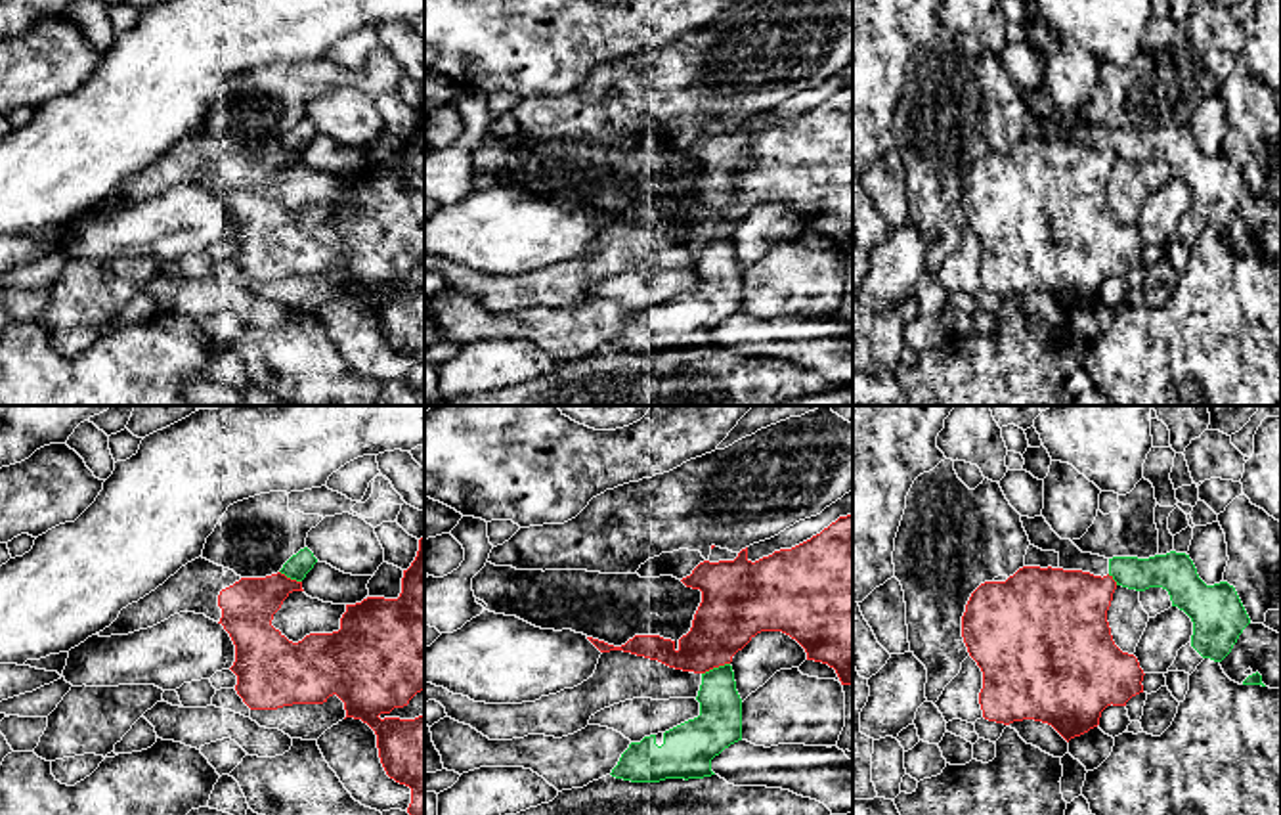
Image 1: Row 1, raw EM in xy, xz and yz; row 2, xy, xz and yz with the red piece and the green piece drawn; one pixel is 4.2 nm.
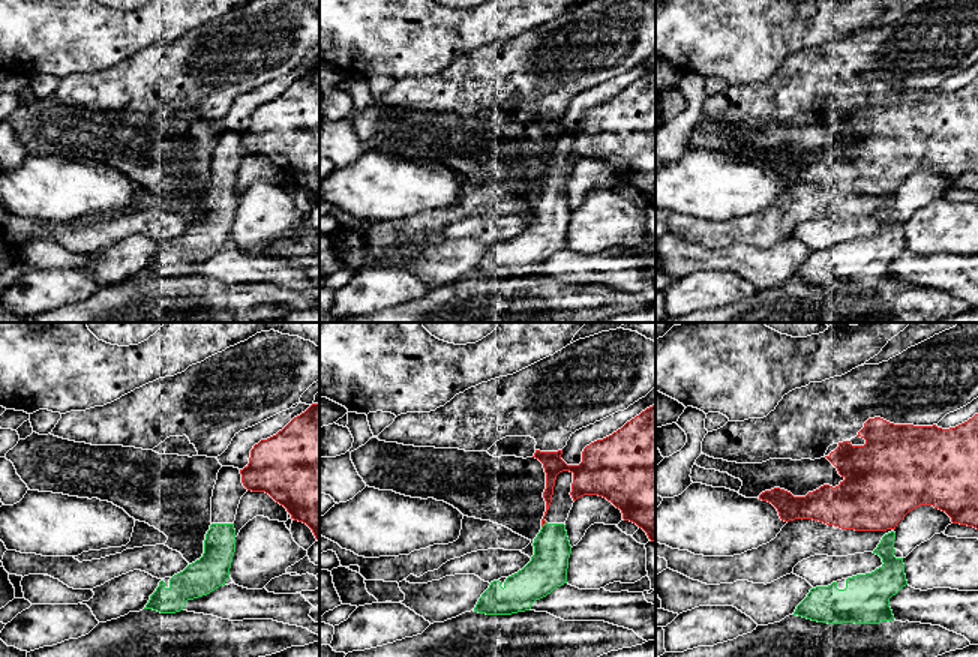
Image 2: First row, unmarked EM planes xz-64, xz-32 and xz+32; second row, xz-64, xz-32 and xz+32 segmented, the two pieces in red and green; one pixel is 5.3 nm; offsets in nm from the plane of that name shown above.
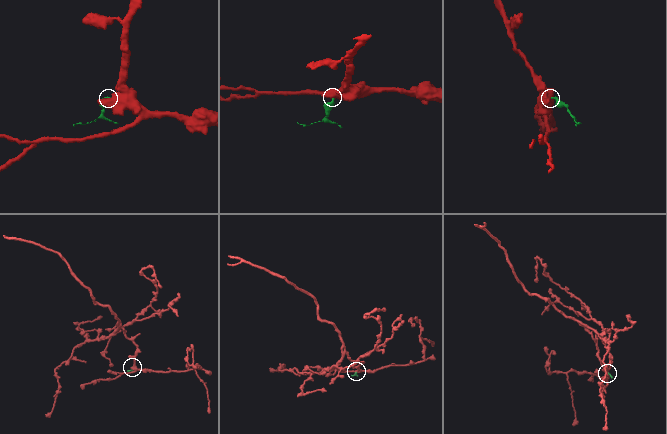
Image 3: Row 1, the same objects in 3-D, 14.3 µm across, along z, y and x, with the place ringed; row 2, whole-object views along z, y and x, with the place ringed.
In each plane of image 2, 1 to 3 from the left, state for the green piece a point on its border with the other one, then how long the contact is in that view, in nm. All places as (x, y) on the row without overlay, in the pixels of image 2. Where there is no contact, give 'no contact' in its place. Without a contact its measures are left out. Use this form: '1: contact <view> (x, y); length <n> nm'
1: no contact
2: contact xz-32 (543, 188); length 40 nm
3: no contact

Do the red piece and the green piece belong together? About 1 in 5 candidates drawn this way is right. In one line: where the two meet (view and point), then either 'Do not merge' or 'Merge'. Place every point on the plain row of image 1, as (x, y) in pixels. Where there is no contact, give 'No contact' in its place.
Touches red at xz (716, 238). Do not merge

